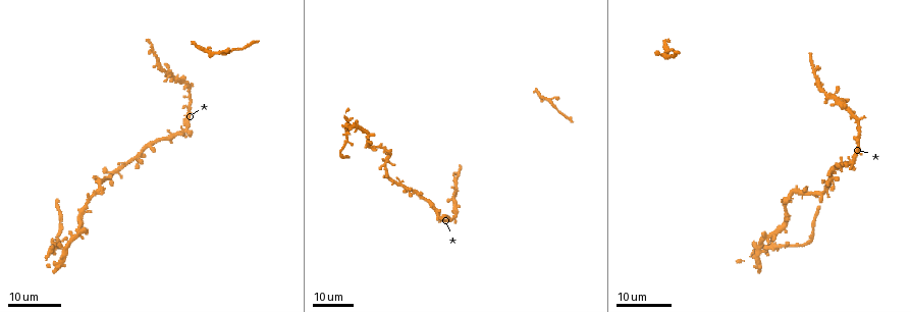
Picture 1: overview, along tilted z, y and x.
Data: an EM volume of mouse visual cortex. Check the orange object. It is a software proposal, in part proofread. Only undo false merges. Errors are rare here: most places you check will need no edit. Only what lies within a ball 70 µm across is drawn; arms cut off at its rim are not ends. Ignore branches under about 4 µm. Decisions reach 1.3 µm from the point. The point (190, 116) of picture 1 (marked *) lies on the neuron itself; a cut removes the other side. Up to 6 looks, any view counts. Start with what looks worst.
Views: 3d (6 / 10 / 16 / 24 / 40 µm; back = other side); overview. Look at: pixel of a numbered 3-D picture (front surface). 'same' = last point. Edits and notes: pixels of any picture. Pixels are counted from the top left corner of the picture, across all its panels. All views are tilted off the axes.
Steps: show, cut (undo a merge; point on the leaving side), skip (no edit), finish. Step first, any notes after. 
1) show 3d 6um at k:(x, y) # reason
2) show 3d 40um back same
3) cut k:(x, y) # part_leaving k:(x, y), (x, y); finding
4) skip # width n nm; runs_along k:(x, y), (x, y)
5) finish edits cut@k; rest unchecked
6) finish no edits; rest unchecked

show 3d 24um at 1:(69, 245) # thick turns thin

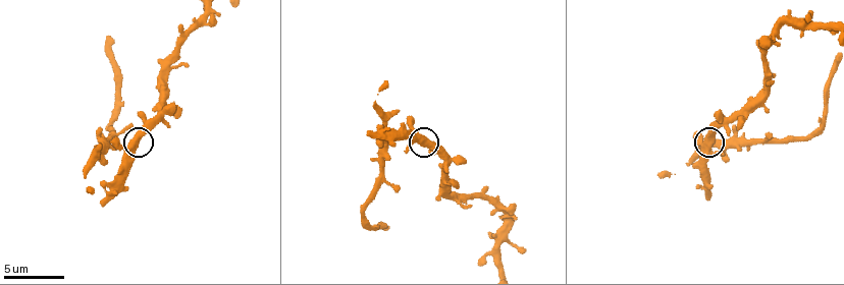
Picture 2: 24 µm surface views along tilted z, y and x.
show 3d 10um at 2:(139, 137)

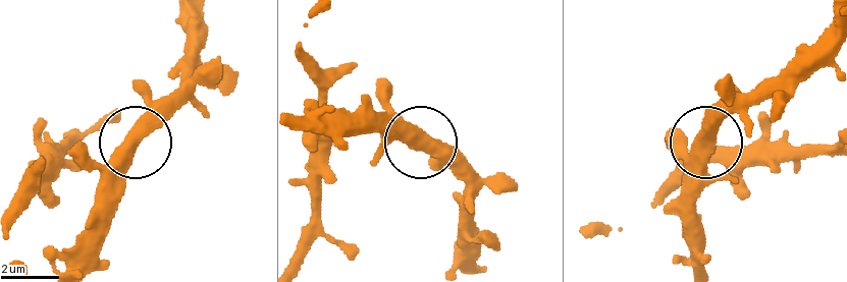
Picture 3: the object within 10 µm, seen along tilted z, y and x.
skip # runs_along 3:(189, 22), (177, 101), (97, 191); continuous, no second neuron

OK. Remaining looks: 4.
show 3d 24um at 1:(190, 90)

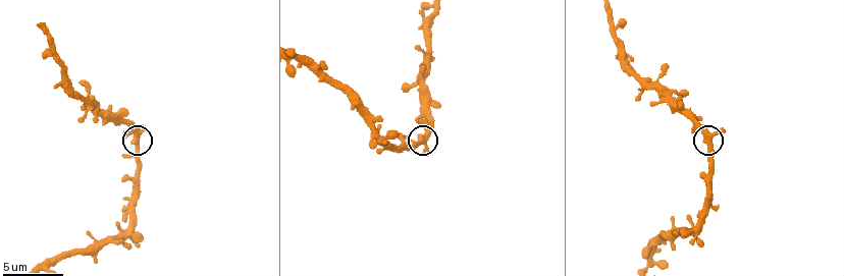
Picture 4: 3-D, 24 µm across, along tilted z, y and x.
show 3d 6um at 4:(421, 144)

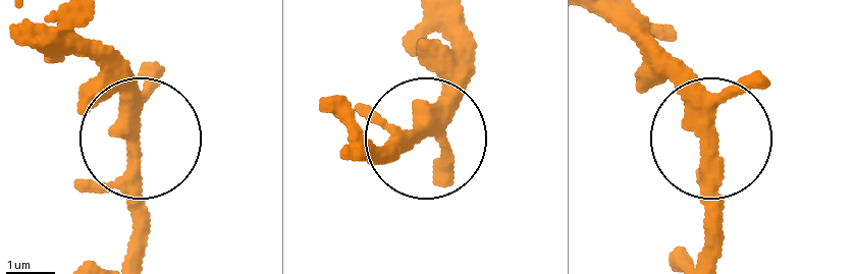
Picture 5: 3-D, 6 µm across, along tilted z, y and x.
skip # width 320 nm; runs_along 5:(131, 261), (136, 127), (97, 50); all the same neuron

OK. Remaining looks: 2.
show 3d 10um at 2:(496, 255) # two arms in line, one across

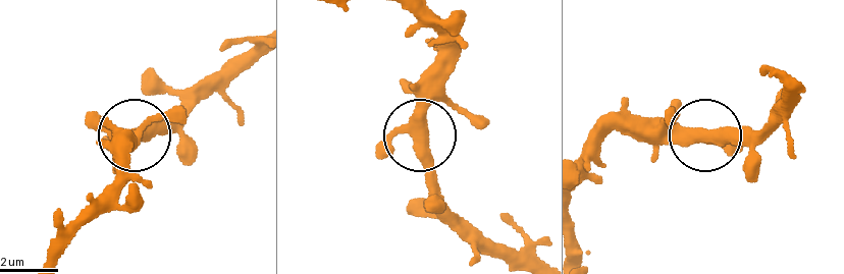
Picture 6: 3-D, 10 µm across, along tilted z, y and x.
show 3d 10um back at 6:(701, 135)

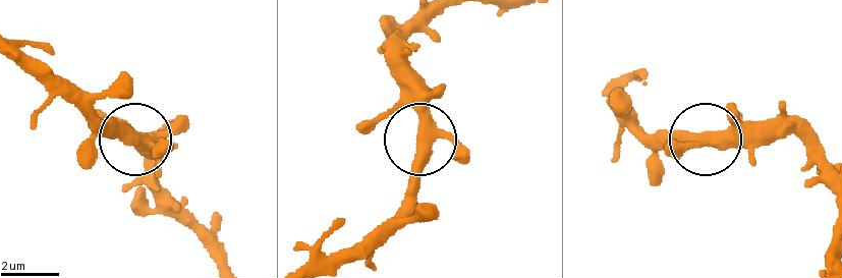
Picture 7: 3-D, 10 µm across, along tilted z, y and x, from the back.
skip # arms 3; one neuron here

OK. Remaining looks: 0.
finish no edits; rest unchecked

